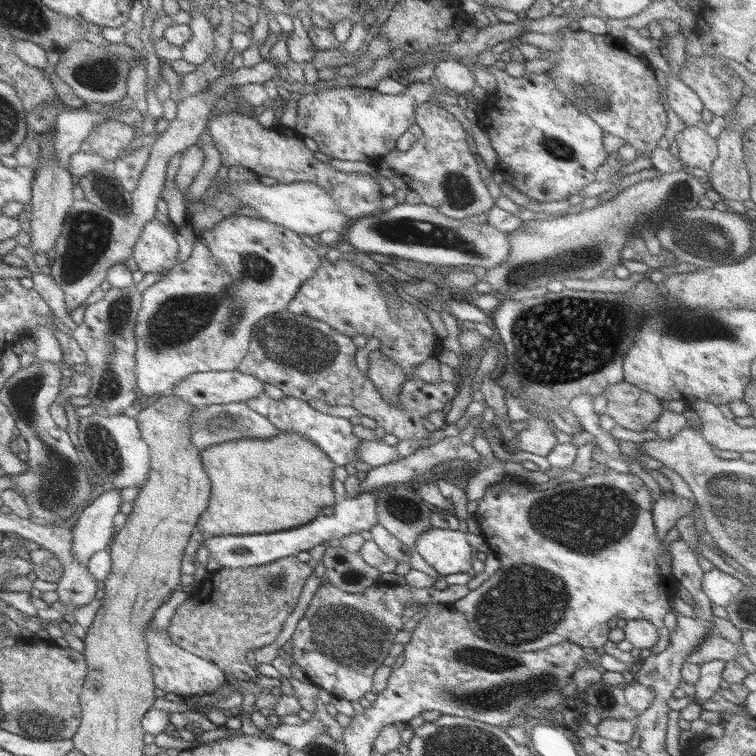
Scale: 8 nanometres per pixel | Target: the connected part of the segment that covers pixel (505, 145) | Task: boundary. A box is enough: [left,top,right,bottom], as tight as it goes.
[473,67,608,203]

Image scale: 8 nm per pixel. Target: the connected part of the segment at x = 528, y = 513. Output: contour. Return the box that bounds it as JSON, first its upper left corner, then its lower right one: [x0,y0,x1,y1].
[452,468,674,654]

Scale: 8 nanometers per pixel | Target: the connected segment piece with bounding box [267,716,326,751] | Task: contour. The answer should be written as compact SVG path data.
M317 716L302 724L284 724L279 722L267 730L269 737L279 740L292 748L292 751L300 751L316 738L318 733L326 733L324 725Z

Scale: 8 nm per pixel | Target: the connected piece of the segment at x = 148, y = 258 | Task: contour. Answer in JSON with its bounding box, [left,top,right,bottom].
[131,217,177,272]

